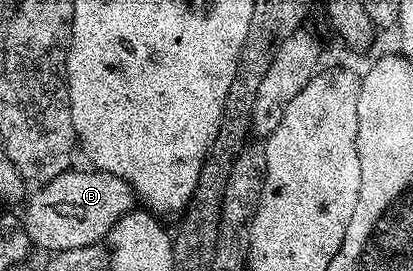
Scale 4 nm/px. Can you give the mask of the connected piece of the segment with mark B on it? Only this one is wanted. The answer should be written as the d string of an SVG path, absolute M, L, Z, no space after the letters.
M84 168L64 170L55 180L38 185L28 195L24 207L25 235L34 247L48 252L96 246L108 239L111 228L124 214L135 206L135 195L131 187L119 176L111 176L102 170Z

